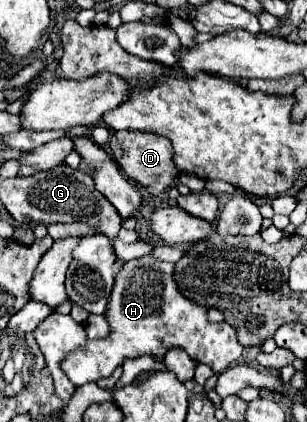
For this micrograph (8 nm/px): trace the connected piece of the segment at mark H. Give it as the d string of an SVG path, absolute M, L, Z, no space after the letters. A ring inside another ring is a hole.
M142 256L142 258L130 260L114 276L114 288L112 288L112 296L110 296L110 302L108 302L108 310L106 310L106 320L108 320L108 326L110 326L110 334L102 340L86 340L86 344L82 348L70 352L62 360L60 368L70 378L70 382L76 388L80 388L86 382L96 382L100 378L110 376L128 358L138 358L138 356L144 356L144 354L154 356L154 358L162 358L168 350L182 348L182 350L186 350L186 354L192 360L210 366L214 370L214 374L222 374L224 370L230 368L230 364L234 364L240 358L242 344L238 342L236 332L230 324L210 322L206 312L208 312L206 306L196 304L196 302L192 302L192 300L188 300L186 296L180 294L180 290L176 286L176 280L174 280L174 264L164 262L156 256Z

